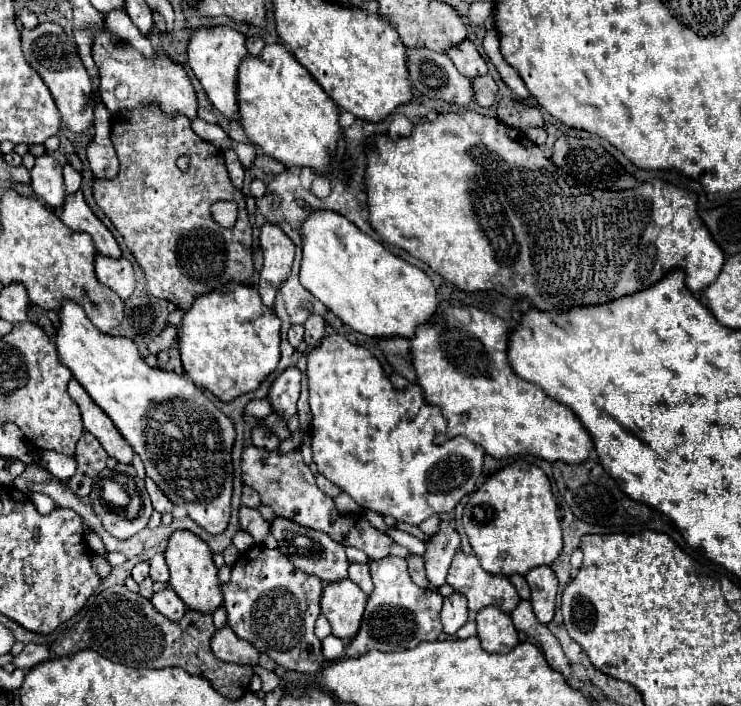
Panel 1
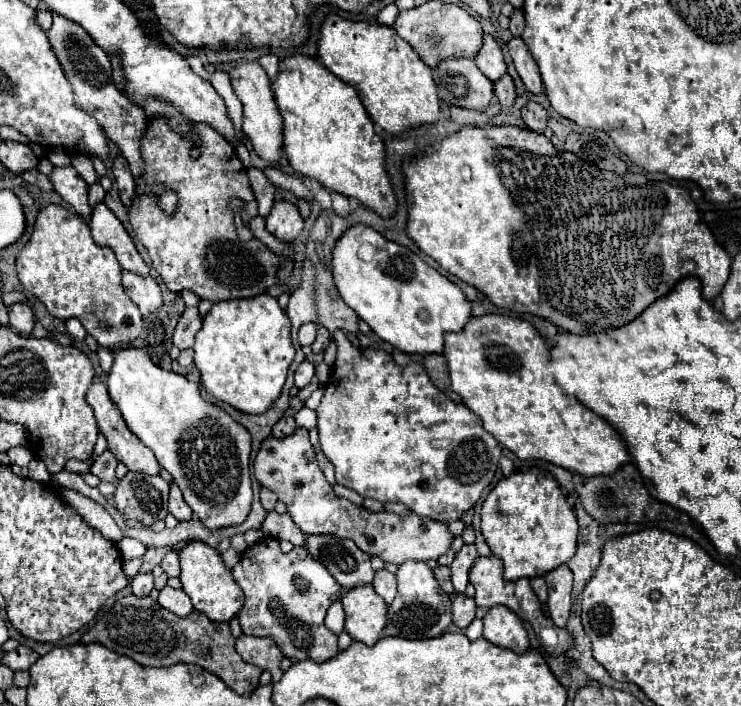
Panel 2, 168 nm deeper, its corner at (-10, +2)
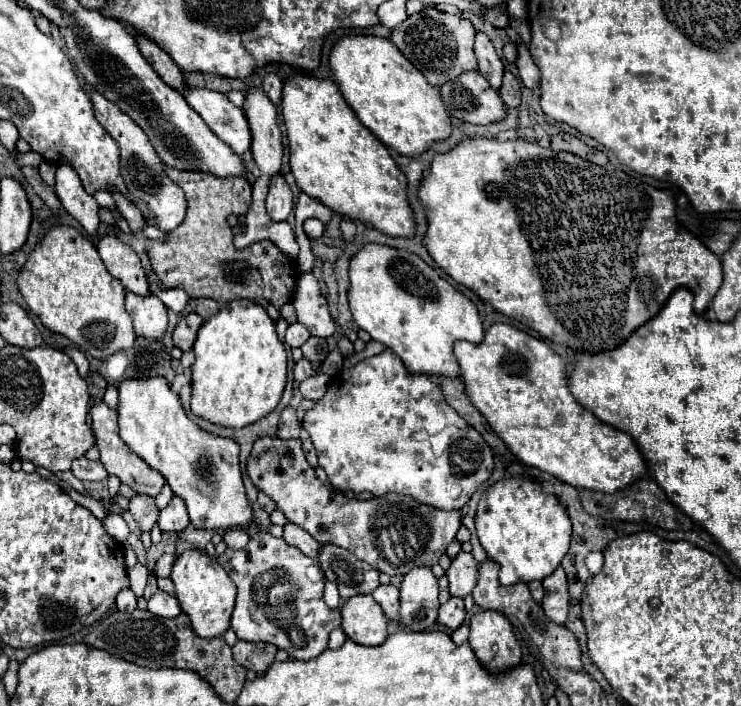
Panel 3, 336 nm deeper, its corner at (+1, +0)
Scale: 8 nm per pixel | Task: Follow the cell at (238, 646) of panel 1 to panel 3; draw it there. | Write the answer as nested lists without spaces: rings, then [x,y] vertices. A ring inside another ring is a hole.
[[[237,641],[233,645],[233,659],[243,665],[245,669],[263,675],[275,661],[277,647],[271,643],[251,643],[251,641]]]

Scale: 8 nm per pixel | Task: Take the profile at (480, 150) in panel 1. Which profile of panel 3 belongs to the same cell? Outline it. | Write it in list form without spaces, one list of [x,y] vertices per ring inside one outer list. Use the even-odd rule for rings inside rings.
[[[465,137],[461,139],[453,149],[447,153],[435,153],[433,163],[429,167],[429,173],[421,179],[421,185],[417,189],[417,197],[425,209],[427,217],[427,233],[423,237],[423,245],[433,257],[433,261],[457,283],[469,287],[473,293],[477,293],[481,299],[491,301],[491,305],[523,325],[535,329],[541,337],[551,339],[555,343],[561,343],[565,347],[571,347],[573,351],[607,351],[611,347],[621,345],[639,325],[649,321],[657,311],[663,307],[667,297],[677,287],[687,287],[695,295],[695,311],[701,315],[711,299],[715,297],[717,289],[723,281],[723,271],[719,257],[713,255],[695,235],[691,235],[685,227],[679,225],[675,215],[675,199],[673,193],[667,189],[657,189],[647,183],[641,183],[633,177],[629,177],[625,171],[605,171],[603,167],[583,161],[581,157],[561,151],[555,153],[551,149],[543,149],[537,143],[531,143],[527,139],[513,139],[513,141],[497,141],[493,137]]]

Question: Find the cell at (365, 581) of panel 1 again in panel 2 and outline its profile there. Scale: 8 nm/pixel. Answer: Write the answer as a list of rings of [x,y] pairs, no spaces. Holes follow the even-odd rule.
[[[382,569],[382,571],[376,571],[376,581],[372,583],[376,593],[384,597],[384,601],[390,605],[396,597],[396,575]]]

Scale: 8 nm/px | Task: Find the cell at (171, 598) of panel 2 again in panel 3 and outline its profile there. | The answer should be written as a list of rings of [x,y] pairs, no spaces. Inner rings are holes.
[[[157,591],[151,599],[149,599],[149,605],[147,609],[153,613],[153,615],[159,615],[159,617],[177,617],[181,613],[181,607],[179,607],[179,601],[177,597],[165,593],[165,591]]]

